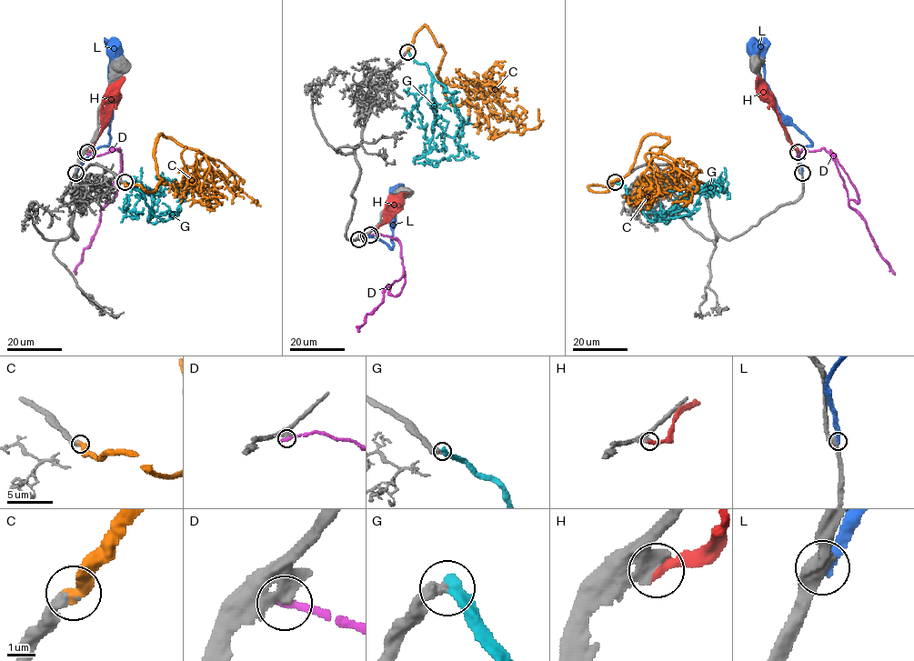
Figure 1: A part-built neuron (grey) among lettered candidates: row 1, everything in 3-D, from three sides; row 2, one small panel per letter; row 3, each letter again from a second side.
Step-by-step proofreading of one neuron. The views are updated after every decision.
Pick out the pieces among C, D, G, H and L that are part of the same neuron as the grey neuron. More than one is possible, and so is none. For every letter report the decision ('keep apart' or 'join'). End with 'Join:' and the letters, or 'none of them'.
C: join
D: keep apart
G: keep apart
H: keep apart
L: keep apart
Join: C

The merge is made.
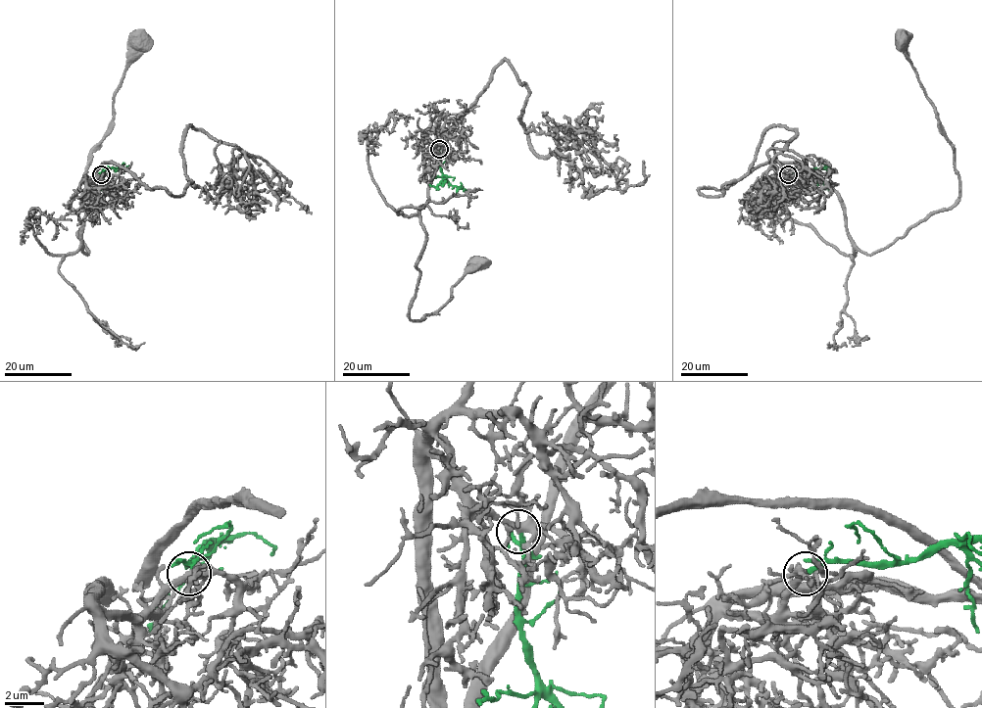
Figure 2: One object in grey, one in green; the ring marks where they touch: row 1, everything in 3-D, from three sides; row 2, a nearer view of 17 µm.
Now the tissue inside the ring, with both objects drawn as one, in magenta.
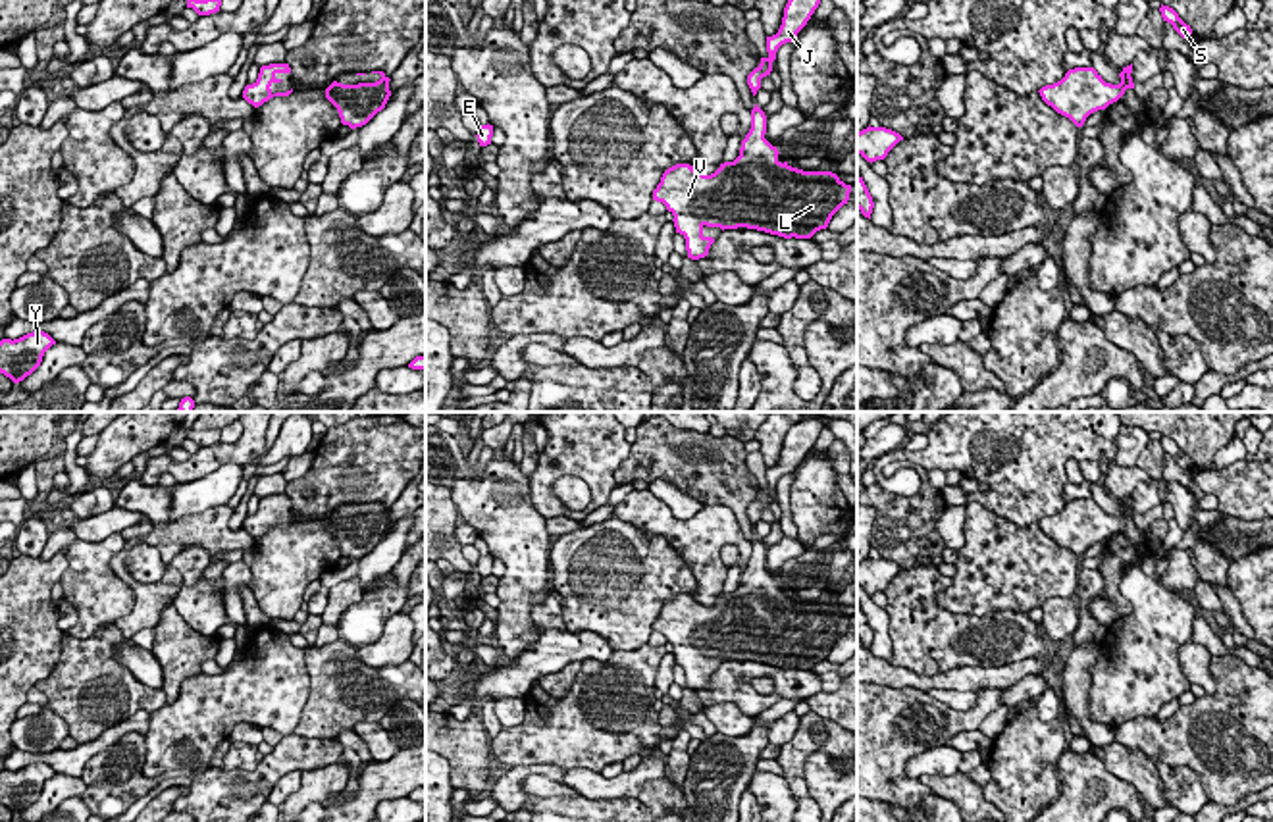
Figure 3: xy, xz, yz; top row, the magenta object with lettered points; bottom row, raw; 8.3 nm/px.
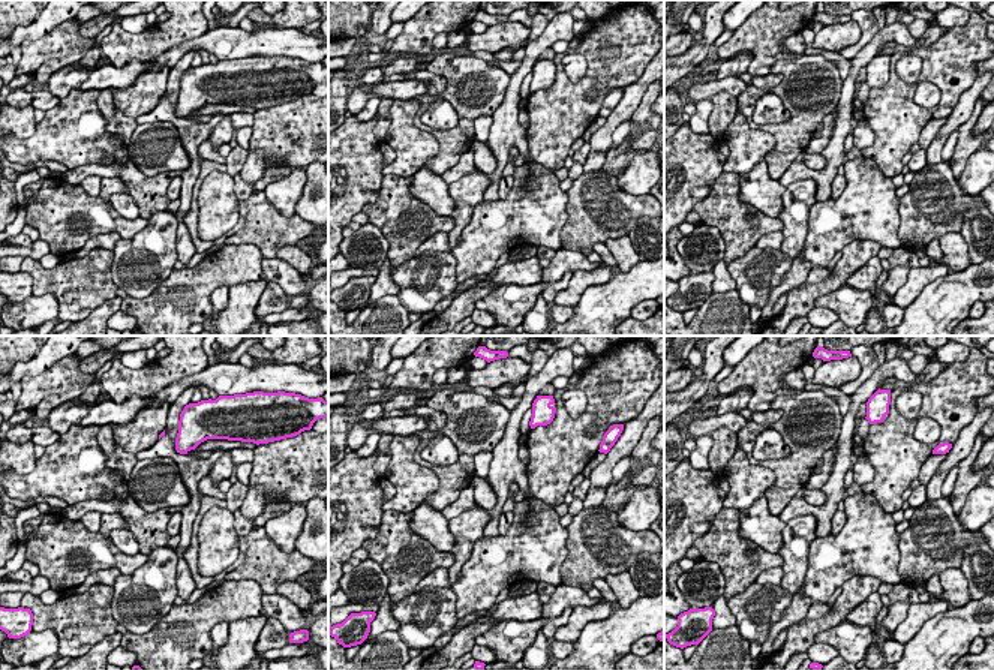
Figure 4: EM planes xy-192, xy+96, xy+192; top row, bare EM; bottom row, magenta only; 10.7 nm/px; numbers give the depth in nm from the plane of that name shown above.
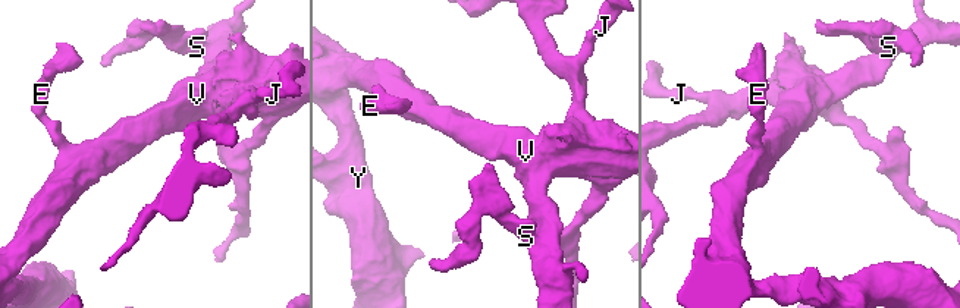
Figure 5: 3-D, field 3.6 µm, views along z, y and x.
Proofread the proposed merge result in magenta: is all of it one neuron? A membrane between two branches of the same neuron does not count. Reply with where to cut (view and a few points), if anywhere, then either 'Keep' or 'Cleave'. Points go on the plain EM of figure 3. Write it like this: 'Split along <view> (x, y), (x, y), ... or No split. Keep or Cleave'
No split. Keep

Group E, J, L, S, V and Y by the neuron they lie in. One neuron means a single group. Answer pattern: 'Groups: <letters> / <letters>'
Groups: E J L S V Y

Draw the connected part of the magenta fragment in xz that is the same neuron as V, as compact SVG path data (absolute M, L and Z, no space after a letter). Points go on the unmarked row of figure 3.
M755 535L751 560L740 587L703 606L689 595L668 599L653 631L674 647L676 664L686 670L688 689L709 685L713 668L703 658L757 660L784 670L811 670L826 660L849 631L851 616L832 603L803 603L778 591L766 570L766 547Z

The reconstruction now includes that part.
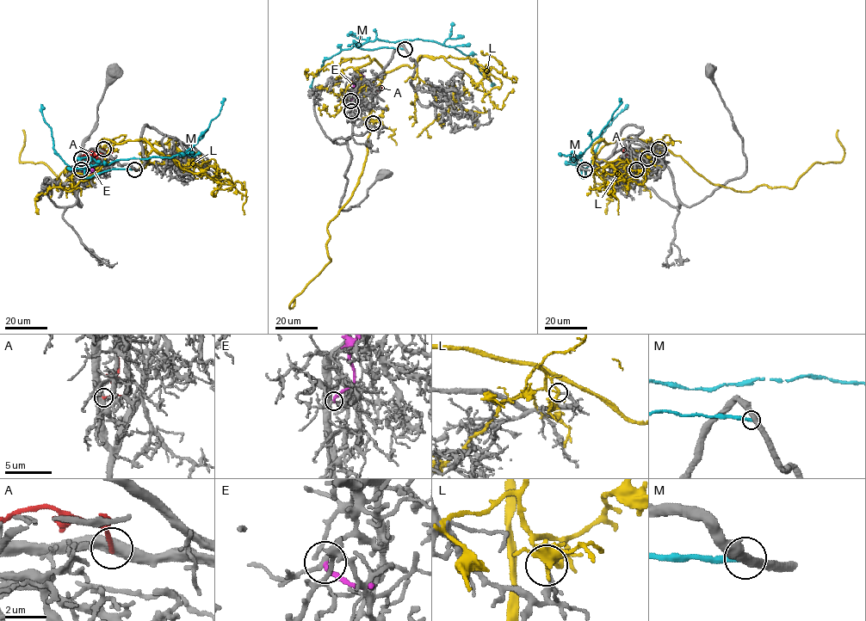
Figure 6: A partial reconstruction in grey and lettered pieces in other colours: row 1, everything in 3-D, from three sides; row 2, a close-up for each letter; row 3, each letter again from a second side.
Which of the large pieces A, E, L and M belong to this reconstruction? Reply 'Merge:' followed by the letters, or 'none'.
Merge: none

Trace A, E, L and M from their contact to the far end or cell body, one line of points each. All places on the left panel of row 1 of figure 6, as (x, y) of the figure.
A: (81, 158), (90, 151), (98, 154), (108, 152), (110, 150)
E: (81, 169), (94, 171)
L: (103, 149), (86, 178), (114, 143), (100, 141), (92, 181), (68, 192), (44, 163), (19, 160), (22, 130)
M: (134, 169), (84, 176), (85, 169), (99, 163), (183, 154), (203, 136), (225, 98)

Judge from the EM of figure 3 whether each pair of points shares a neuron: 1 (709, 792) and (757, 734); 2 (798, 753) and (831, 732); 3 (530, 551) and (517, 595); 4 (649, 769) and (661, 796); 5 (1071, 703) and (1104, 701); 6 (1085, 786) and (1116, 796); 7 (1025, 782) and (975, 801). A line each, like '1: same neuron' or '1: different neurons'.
1: same neuron
2: same neuron
3: same neuron
4: different neurons
5: different neurons
6: same neuron
7: different neurons

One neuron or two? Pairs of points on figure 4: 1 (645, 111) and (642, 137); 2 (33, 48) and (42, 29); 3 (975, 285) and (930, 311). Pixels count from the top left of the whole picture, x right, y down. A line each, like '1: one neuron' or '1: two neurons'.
1: one neuron
2: two neurons
3: one neuron

